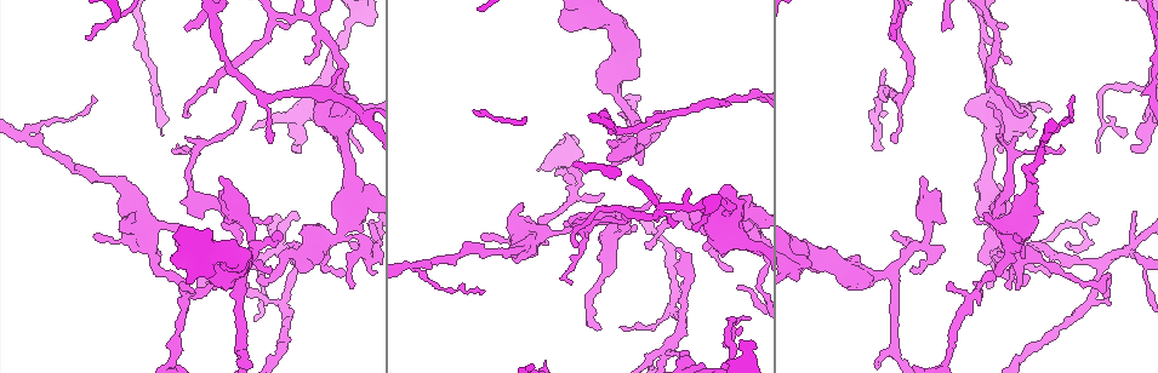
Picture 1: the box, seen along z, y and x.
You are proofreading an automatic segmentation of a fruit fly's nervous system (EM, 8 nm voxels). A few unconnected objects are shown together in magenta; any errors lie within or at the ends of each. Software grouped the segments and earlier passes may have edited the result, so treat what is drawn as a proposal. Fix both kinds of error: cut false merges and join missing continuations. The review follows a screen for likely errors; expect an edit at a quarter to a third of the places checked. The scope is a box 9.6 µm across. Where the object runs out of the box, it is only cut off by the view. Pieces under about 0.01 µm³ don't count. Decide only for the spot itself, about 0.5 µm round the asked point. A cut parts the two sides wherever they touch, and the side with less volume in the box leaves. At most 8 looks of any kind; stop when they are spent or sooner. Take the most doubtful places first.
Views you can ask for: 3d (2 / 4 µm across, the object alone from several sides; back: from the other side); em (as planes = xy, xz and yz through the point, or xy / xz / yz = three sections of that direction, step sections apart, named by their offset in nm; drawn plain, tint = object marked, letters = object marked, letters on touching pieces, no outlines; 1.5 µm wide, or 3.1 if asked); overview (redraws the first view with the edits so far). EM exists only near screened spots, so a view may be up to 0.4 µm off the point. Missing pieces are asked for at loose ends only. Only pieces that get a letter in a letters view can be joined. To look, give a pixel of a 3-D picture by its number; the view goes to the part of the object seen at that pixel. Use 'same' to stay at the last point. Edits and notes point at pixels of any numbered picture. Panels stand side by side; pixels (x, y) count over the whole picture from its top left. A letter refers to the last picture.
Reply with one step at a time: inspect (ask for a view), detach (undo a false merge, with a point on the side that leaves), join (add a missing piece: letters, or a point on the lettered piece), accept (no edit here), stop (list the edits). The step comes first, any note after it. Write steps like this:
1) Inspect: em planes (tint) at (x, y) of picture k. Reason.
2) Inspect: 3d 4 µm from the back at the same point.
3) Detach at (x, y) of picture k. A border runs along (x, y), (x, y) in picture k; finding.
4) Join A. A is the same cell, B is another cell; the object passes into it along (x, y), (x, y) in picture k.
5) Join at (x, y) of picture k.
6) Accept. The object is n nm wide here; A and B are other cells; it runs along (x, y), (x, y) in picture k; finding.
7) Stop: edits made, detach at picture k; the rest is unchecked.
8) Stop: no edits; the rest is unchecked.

Inspect: em planes (letters) at (1110, 275) of picture 1. Thin end.

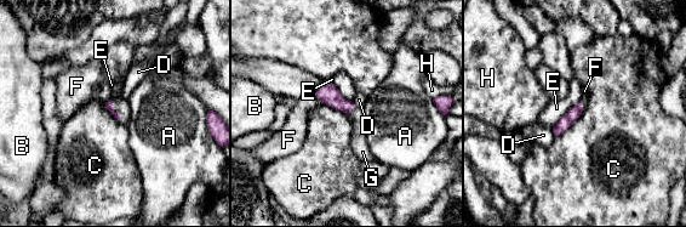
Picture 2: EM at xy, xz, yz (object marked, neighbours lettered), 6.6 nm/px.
Join G. G is the same cell, A, B, C, D, E, F and H are other cells; it goes on there.

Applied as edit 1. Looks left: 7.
Inspect: 3d 2 µm at (944, 246) of picture 1. An open end.

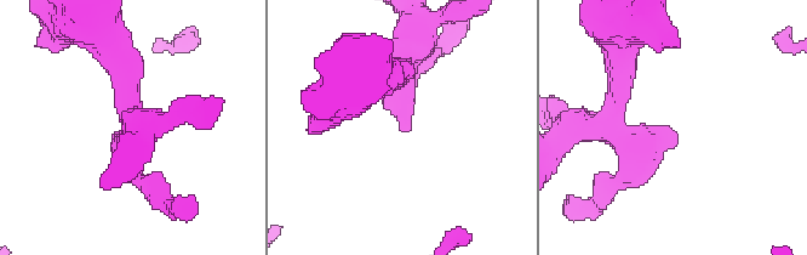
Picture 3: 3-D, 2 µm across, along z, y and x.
Inspect: em xz step 4 (tint) at (408, 130) of picture 3.

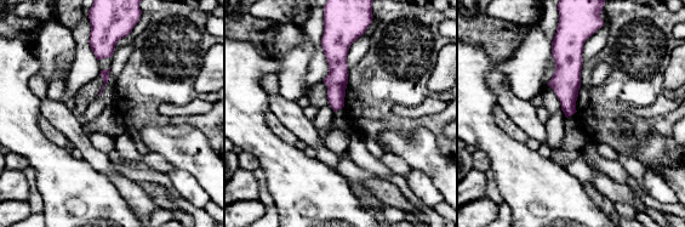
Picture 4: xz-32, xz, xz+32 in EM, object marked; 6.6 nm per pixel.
Inspect: em planes (letters) at the same point. Another direction.

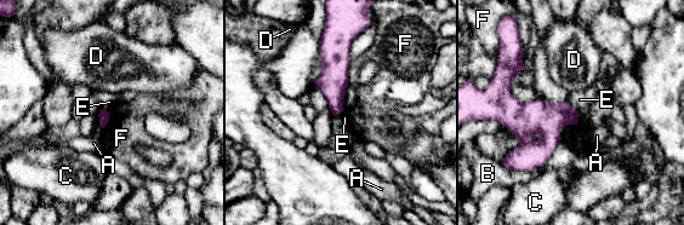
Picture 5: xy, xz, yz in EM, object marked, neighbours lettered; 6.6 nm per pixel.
Accept. A, B, C, D, E and F are other cells; a border runs along (566, 102), (577, 111) in picture 5; none of them fits.

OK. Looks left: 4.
Inspect: em planes (letters) at (1109, 118) of picture 1. Branch stops here.

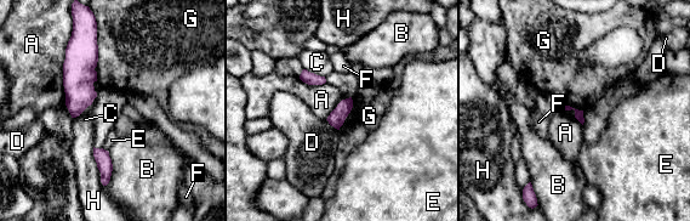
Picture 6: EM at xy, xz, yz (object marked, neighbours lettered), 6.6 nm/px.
Accept. A, B, C, D, E, F, G and H are other cells; none of them fits.

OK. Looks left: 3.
Stop: edits made, join at picture 2; the rest is unchecked.

